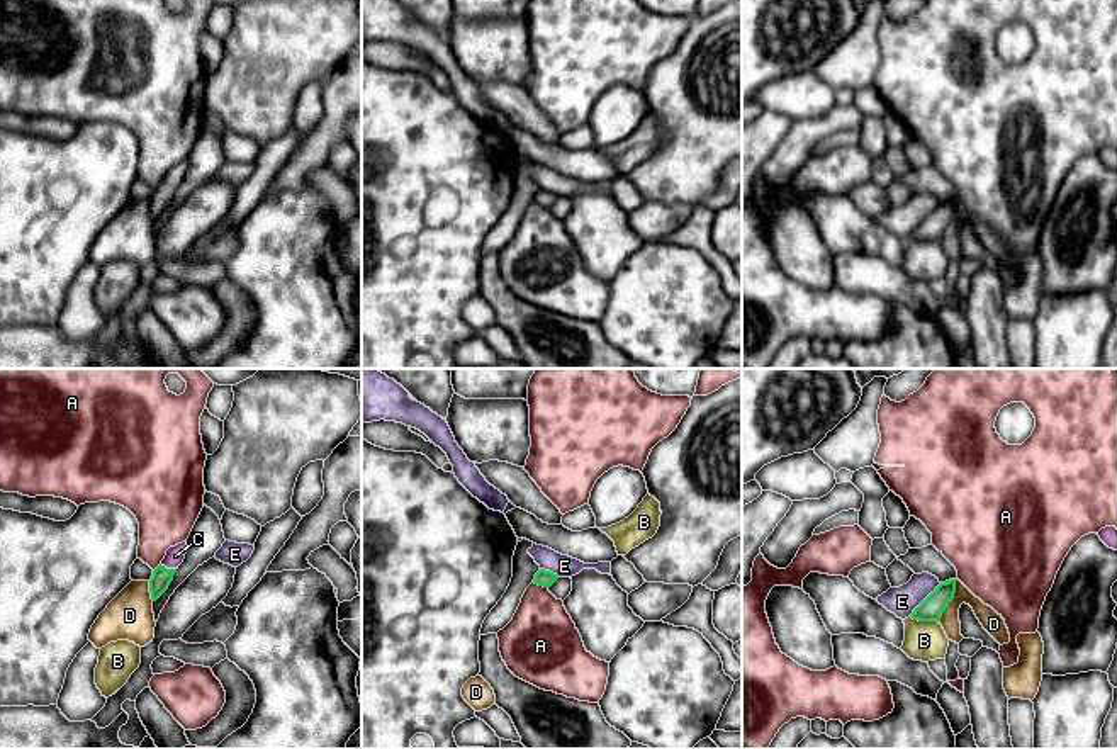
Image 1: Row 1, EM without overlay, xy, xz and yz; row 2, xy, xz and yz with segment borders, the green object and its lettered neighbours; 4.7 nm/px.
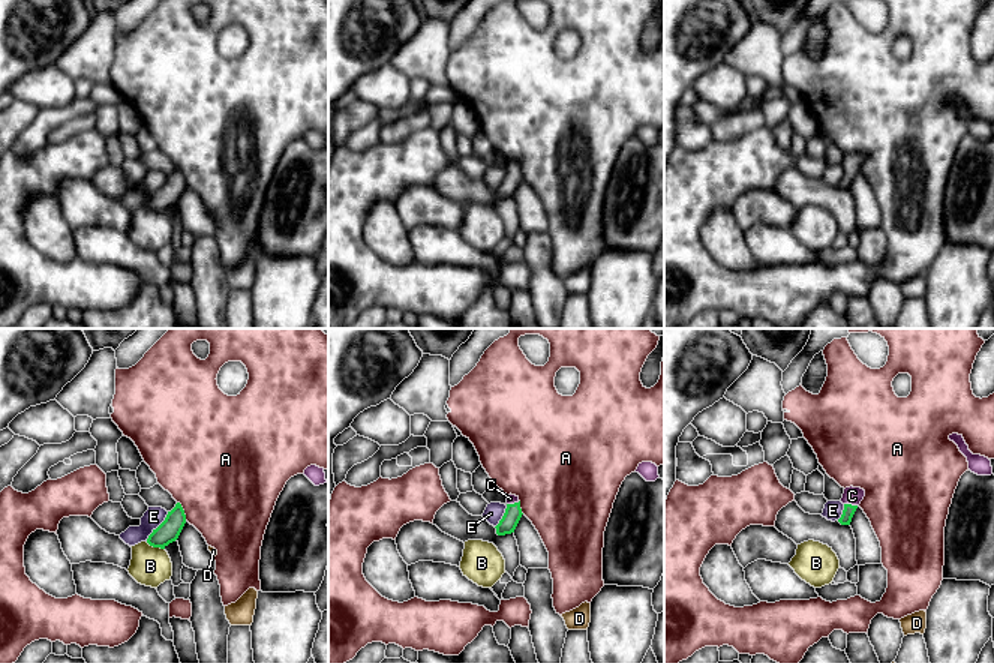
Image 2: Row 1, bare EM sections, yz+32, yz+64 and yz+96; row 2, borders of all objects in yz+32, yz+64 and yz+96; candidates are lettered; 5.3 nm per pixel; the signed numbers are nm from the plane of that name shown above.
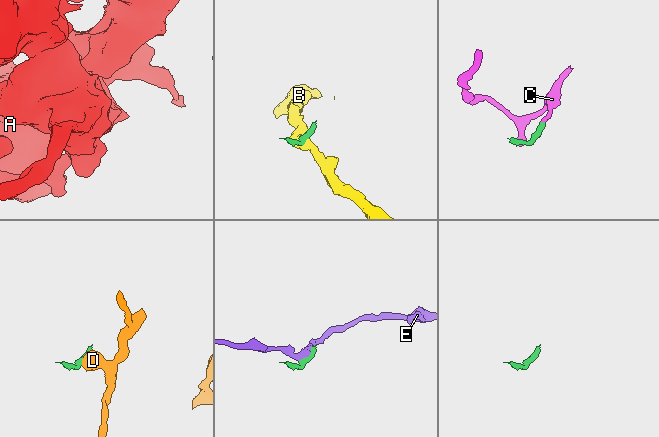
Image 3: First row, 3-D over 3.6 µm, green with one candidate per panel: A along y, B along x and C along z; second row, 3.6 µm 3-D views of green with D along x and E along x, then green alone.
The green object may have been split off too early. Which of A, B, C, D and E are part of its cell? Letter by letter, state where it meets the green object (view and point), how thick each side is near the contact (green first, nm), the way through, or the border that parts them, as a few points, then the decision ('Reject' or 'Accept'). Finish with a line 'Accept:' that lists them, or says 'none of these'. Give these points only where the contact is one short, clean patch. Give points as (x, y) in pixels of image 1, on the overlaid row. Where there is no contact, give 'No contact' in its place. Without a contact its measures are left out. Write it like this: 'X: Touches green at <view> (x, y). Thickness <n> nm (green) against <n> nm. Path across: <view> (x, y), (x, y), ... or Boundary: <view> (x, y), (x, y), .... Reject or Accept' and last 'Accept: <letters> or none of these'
A: Touches green at xz (540, 585). Thickness 80 nm (green) against 320 nm. Boundary: xz (533, 581), (547, 588). Reject
B: Touches green at yz (924, 620). Thickness 110 nm (green) against 190 nm. Boundary: yz (910, 615), (919, 620), (937, 622). Reject
C: Touches green at xy (168, 569). Thickness 90 nm (green) against 90 nm. Path across: xy (162, 576), (168, 569), (175, 556). Accept
D: Touches green at yz (951, 600). Thickness 110 nm (green) against 100 nm. Boundary: yz (958, 580), (954, 596), (937, 620). Reject
E: Touches green at yz (924, 600). Thickness 110 nm (green) against 140 nm. Boundary: yz (941, 583), (909, 615). Reject
Accept: C

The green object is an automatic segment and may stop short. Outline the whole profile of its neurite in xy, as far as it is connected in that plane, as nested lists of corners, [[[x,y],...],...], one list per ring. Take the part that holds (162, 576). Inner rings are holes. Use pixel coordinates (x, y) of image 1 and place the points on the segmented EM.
[[[187,540],[170,547],[166,550],[165,559],[161,564],[153,571],[153,576],[149,579],[149,593],[151,600],[156,601],[170,586],[173,581],[173,576],[178,569],[178,566],[183,562],[187,554]]]

